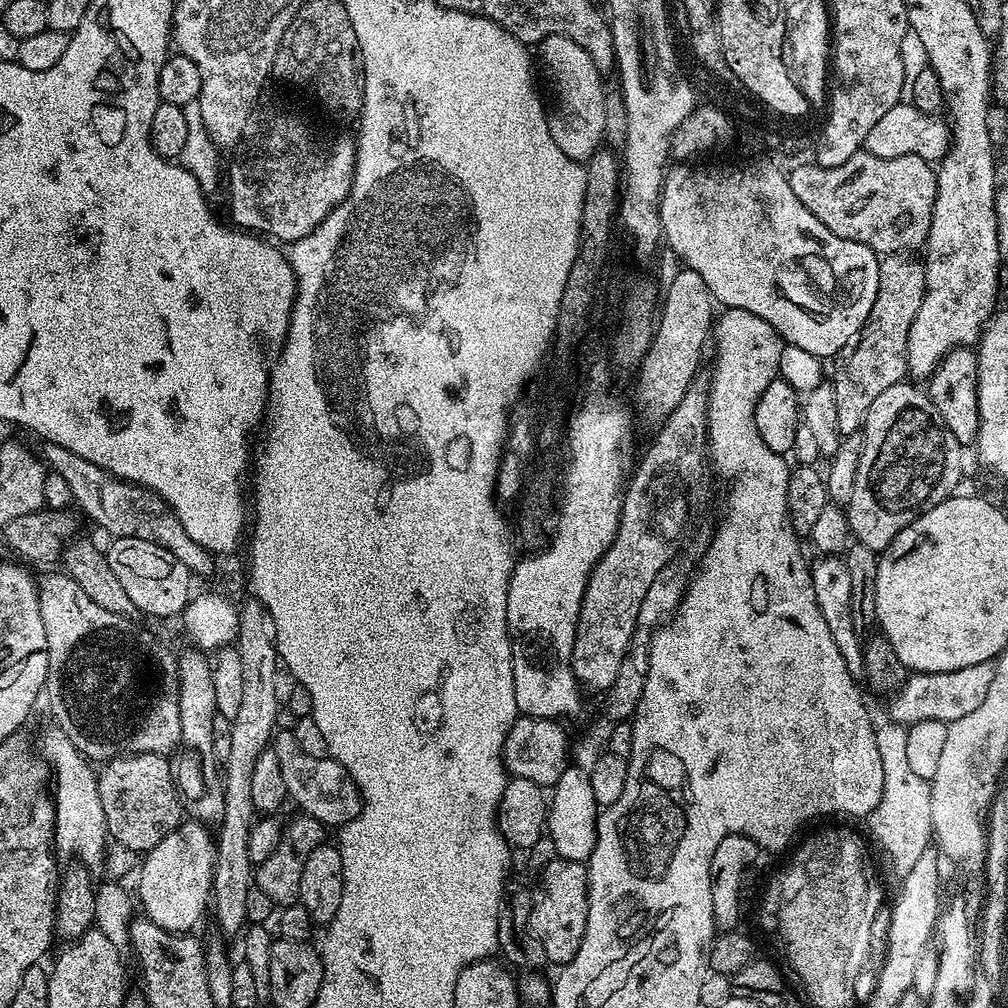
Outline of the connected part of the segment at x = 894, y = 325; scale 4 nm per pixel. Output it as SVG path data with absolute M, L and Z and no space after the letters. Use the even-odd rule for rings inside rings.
M881 263L877 298L874 299L874 306L870 310L867 324L860 331L864 336L864 348L860 348L860 352L856 352L856 356L852 356L852 364L848 364L848 372L844 372L844 380L848 380L848 376L852 376L852 372L860 372L860 384L864 384L864 392L860 392L860 396L848 396L848 392L852 392L852 388L848 388L848 384L844 384L844 392L840 392L840 412L838 414L838 430L841 437L852 436L863 429L870 406L874 402L872 392L876 392L876 376L880 376L880 384L884 384L884 376L892 376L892 380L897 384L905 379L908 371L908 331L918 314L918 308L922 306L925 290L926 278L924 277L923 263Z

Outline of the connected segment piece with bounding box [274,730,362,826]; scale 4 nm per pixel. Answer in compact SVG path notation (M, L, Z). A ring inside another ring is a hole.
M280 730L274 736L274 750L282 766L282 779L286 782L291 803L296 803L301 813L310 815L325 825L343 826L360 812L360 792L350 774L331 758L310 758L294 738L291 730Z

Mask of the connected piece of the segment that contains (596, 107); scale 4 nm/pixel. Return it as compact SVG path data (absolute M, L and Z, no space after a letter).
M547 36L538 45L540 56L556 83L556 113L551 113L548 129L562 154L571 160L587 162L605 143L603 100L606 80L594 64L594 58L578 42L565 36Z

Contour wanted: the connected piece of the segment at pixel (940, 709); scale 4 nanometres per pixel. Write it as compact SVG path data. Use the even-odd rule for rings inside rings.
M987 660L974 666L966 666L962 670L918 672L909 675L904 687L891 697L893 698L891 719L905 726L927 720L940 720L947 725L953 724L958 718L966 718L966 714L970 714L974 704L985 700L990 685L994 683L995 673L995 663Z

